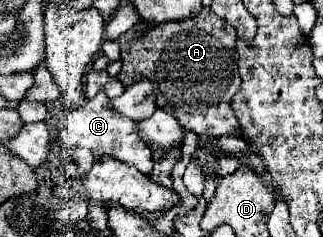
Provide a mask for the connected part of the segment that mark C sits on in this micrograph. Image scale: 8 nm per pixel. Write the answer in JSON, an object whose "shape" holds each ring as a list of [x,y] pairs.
{"shape":[[[98,92],[96,98],[86,100],[84,108],[60,110],[58,132],[60,132],[62,148],[68,152],[68,156],[74,158],[80,176],[84,176],[92,168],[92,162],[98,156],[112,156],[120,162],[136,166],[144,174],[148,174],[154,166],[152,150],[148,148],[148,144],[144,144],[144,140],[138,134],[138,122],[118,114],[116,110],[112,110],[110,100],[104,92]]]}

